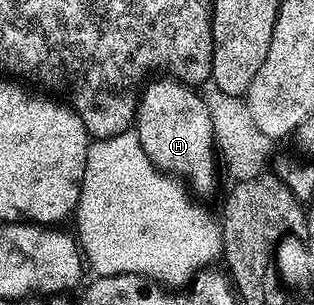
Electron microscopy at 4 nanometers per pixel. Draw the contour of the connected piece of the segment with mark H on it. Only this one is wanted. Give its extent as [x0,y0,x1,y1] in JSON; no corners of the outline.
[134,79,218,194]

